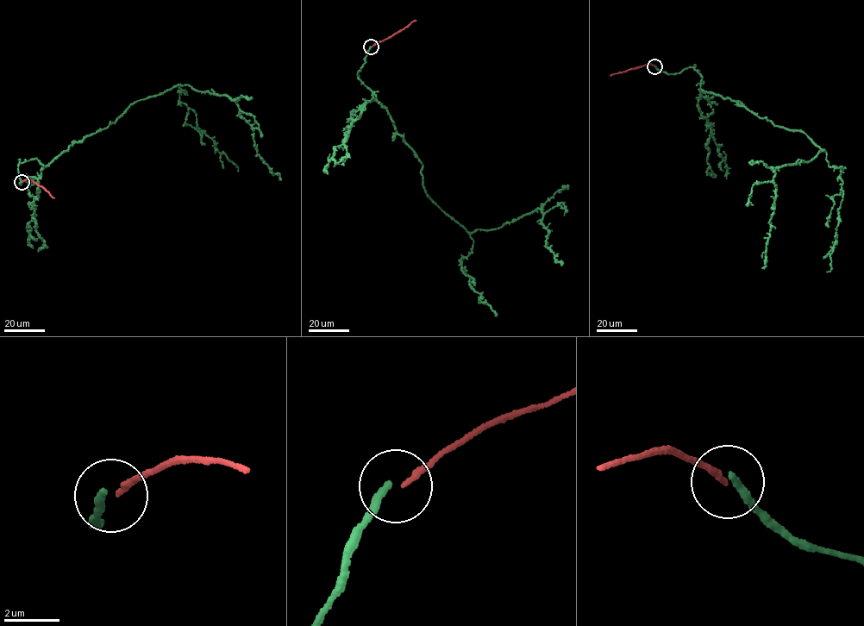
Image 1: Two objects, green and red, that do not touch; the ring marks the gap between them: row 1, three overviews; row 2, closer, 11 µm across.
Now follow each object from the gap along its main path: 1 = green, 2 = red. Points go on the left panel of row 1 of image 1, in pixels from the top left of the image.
1: (21, 182), (19, 163), (36, 159), (44, 166), (130, 104), (186, 84), (234, 100), (279, 180)
2: (21, 182), (31, 179), (54, 198)

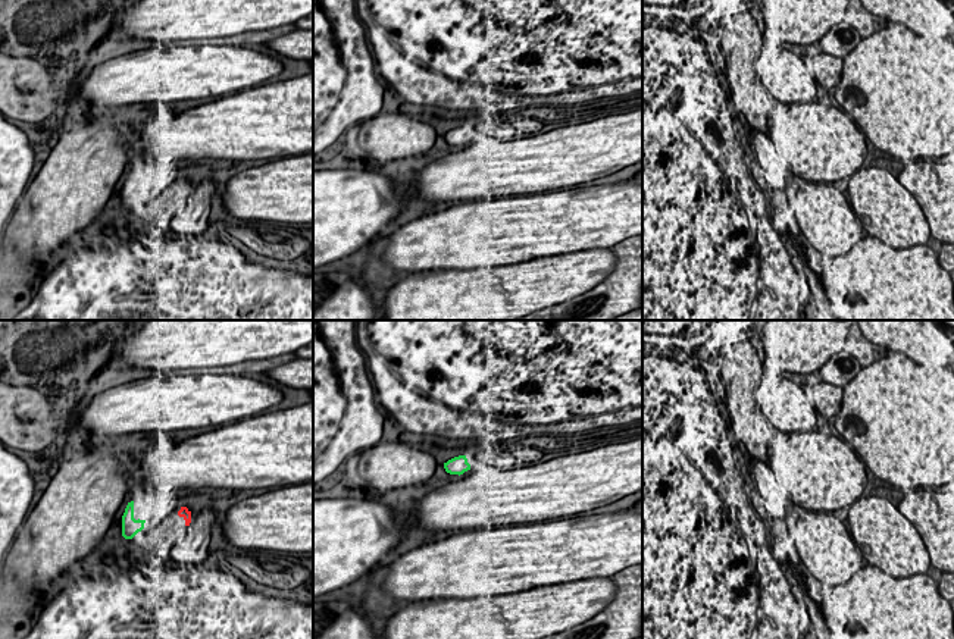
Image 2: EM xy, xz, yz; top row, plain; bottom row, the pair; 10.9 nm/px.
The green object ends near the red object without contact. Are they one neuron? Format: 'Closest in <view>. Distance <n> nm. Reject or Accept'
Closest in xy. Distance 380 nm. Reject

